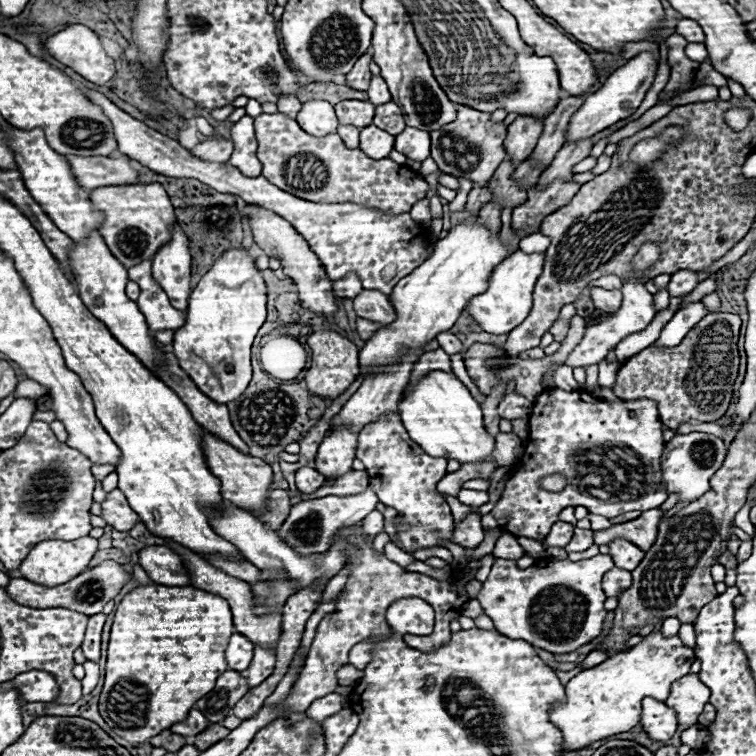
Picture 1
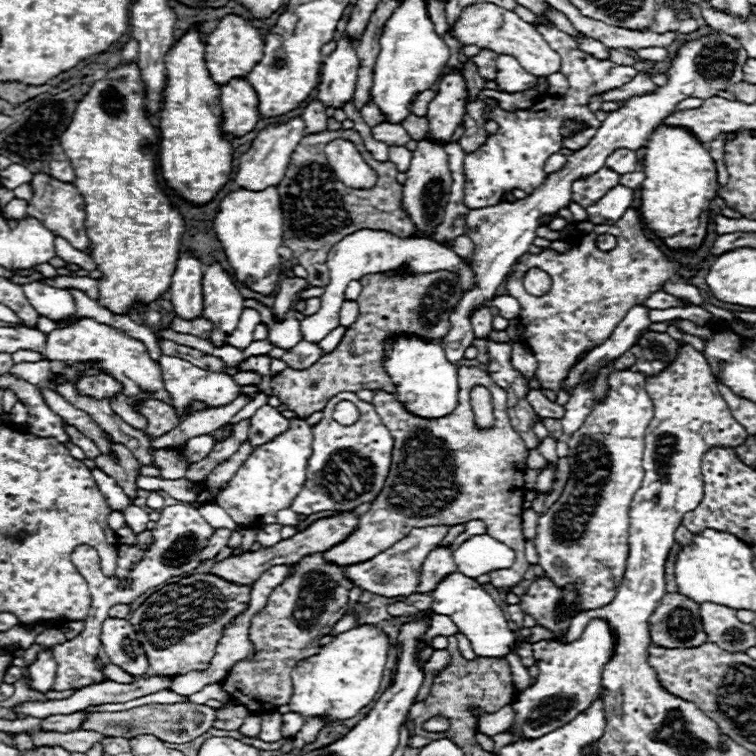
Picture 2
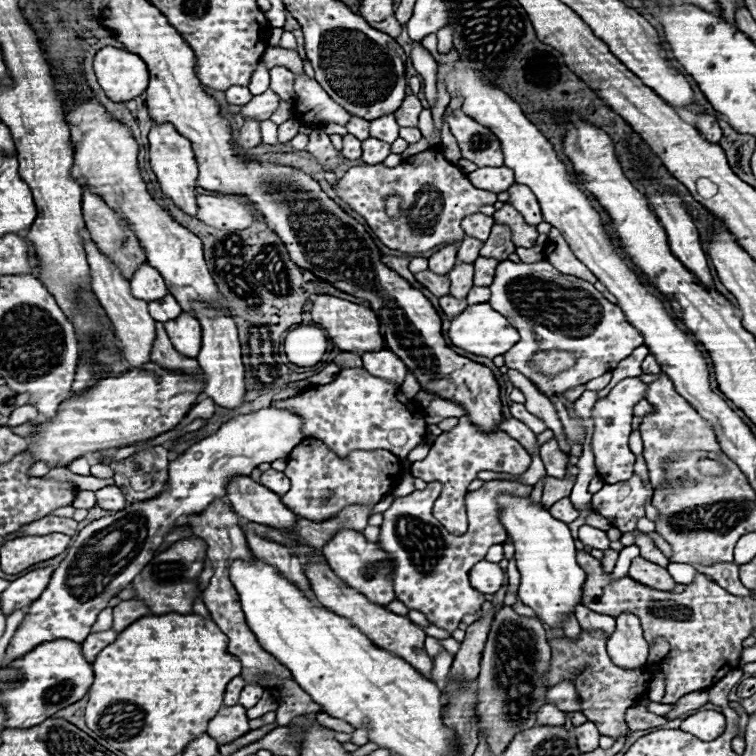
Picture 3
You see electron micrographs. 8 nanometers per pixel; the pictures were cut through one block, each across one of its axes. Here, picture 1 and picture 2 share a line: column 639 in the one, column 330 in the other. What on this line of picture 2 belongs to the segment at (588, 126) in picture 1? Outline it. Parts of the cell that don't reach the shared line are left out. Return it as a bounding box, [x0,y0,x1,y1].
[316,36,358,110]

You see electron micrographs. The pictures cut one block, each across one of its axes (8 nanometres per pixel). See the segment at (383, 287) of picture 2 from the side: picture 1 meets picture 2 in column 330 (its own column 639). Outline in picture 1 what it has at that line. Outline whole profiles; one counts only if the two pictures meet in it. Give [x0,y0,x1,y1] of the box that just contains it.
[614,312,740,428]

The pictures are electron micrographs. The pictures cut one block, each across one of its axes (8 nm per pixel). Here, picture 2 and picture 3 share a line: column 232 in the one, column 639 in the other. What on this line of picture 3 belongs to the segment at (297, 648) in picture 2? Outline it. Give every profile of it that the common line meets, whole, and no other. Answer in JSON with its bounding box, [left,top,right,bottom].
[548,630,652,738]

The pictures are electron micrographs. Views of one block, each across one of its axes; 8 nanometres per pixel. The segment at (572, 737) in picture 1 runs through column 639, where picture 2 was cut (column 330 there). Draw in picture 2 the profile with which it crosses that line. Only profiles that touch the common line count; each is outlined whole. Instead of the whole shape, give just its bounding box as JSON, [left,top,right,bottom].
[290,626,388,724]

